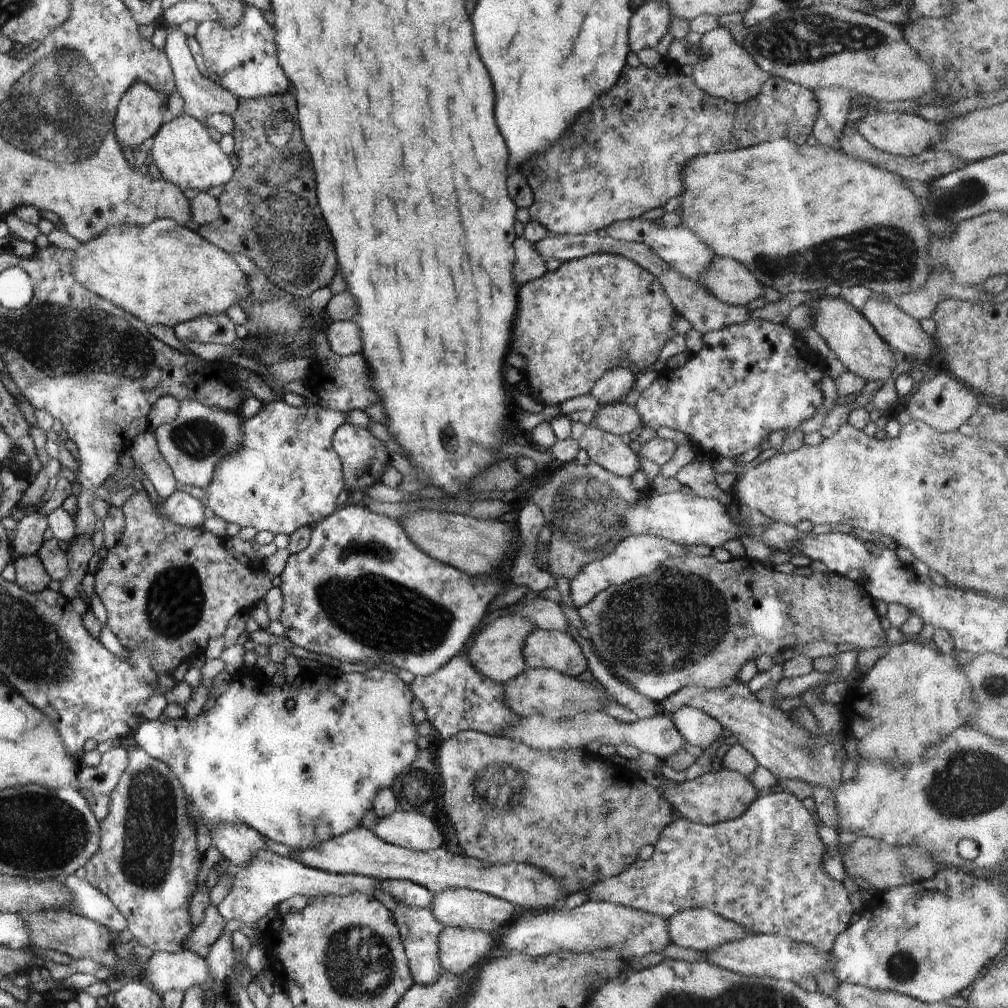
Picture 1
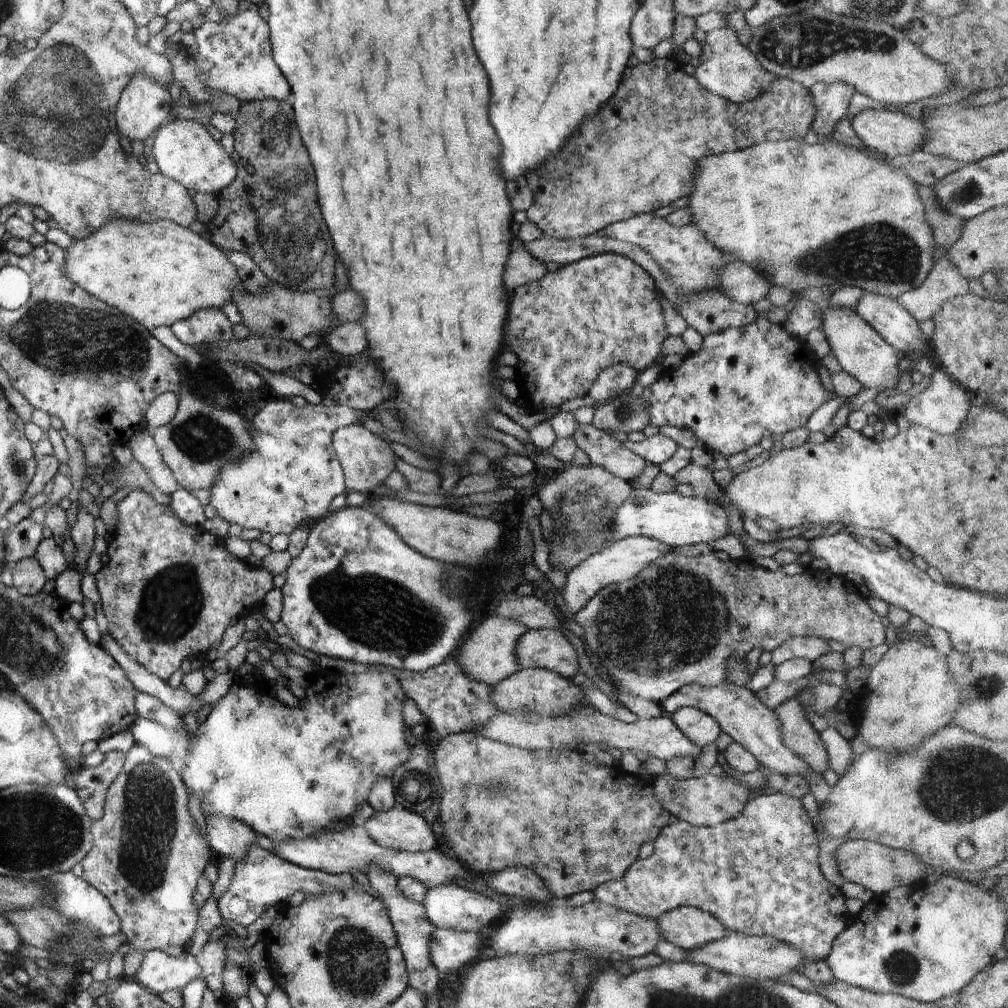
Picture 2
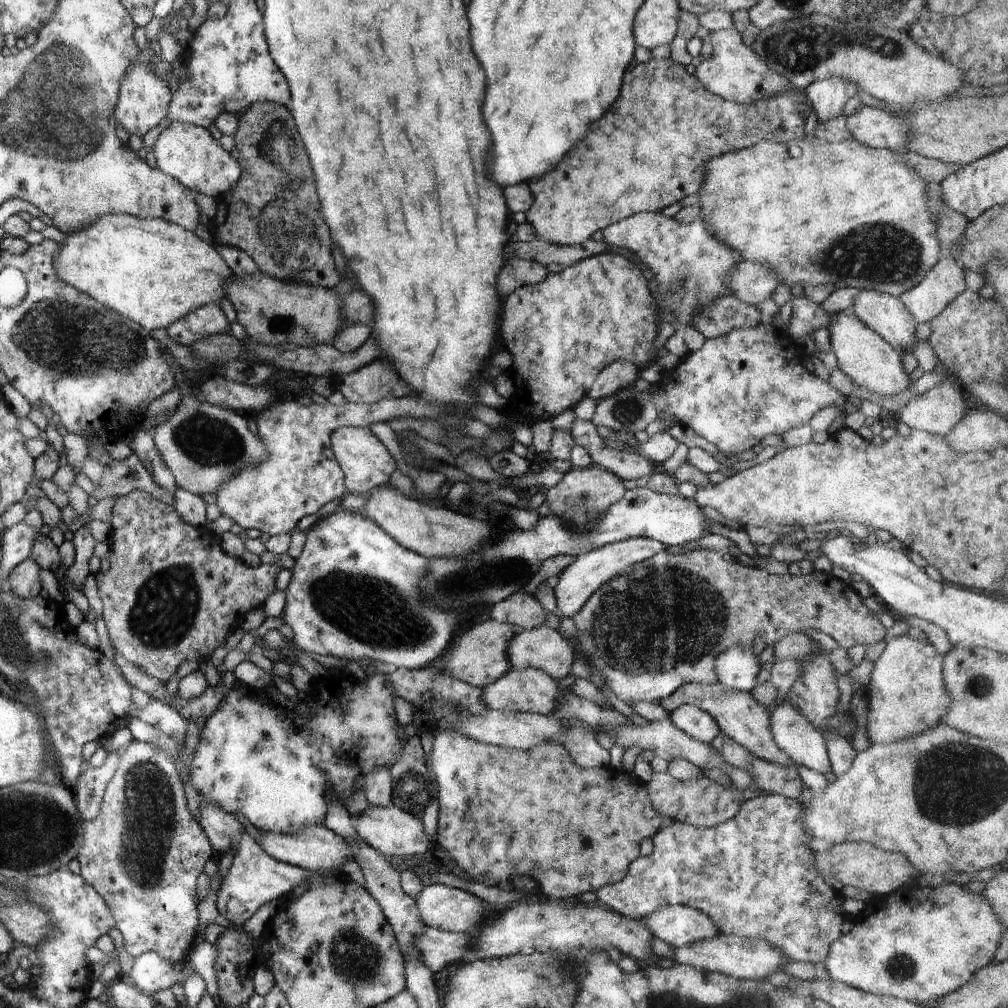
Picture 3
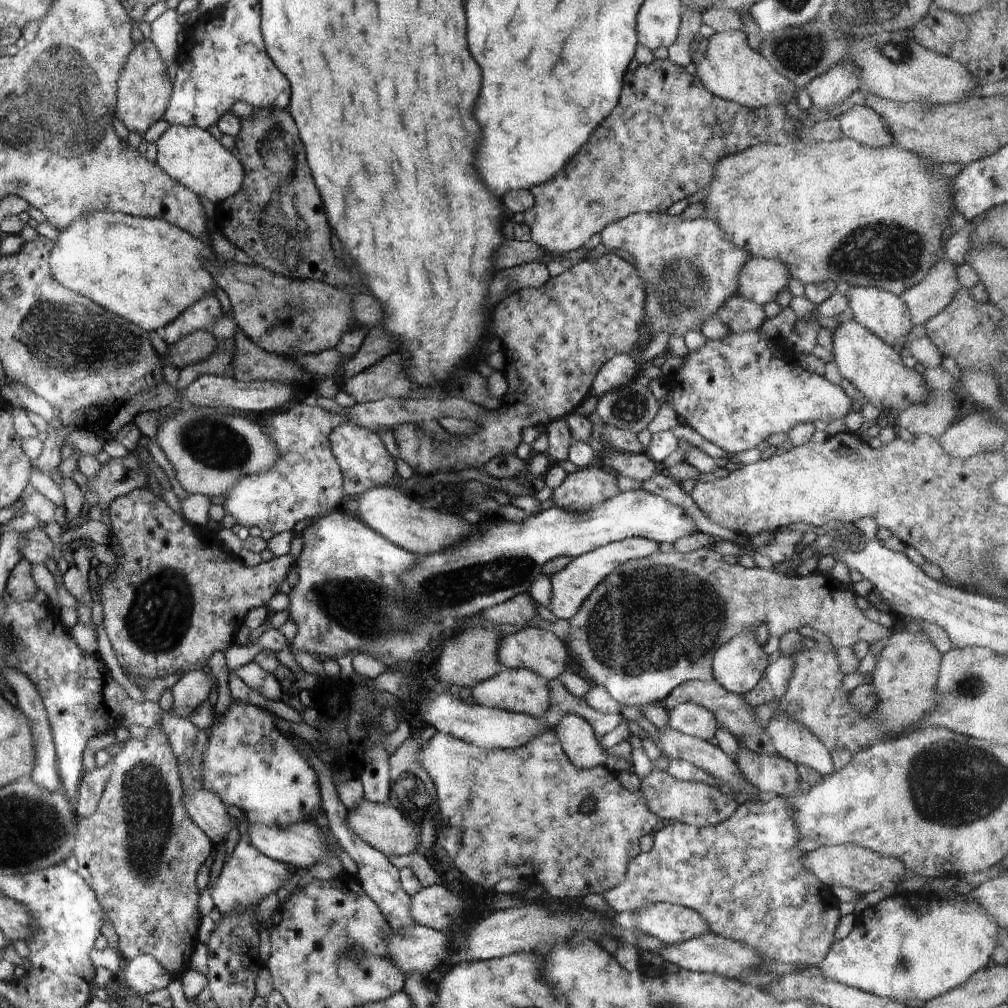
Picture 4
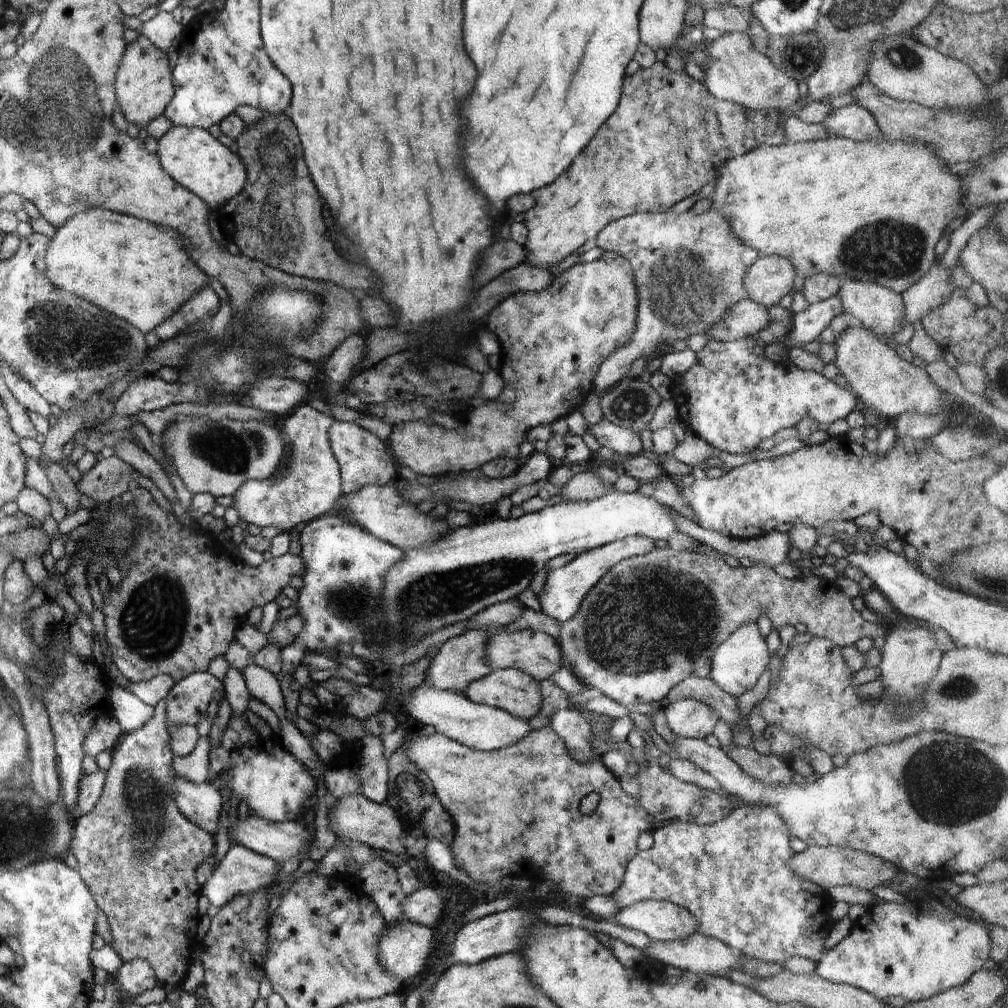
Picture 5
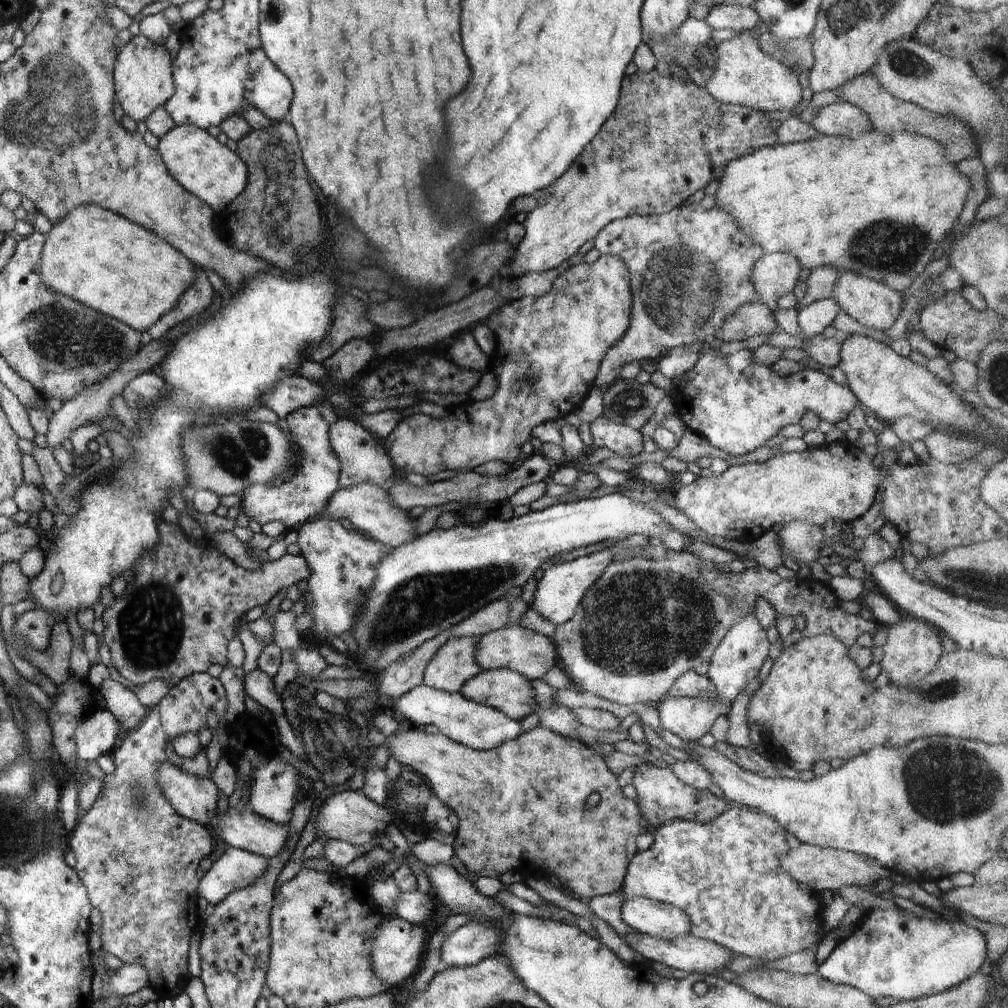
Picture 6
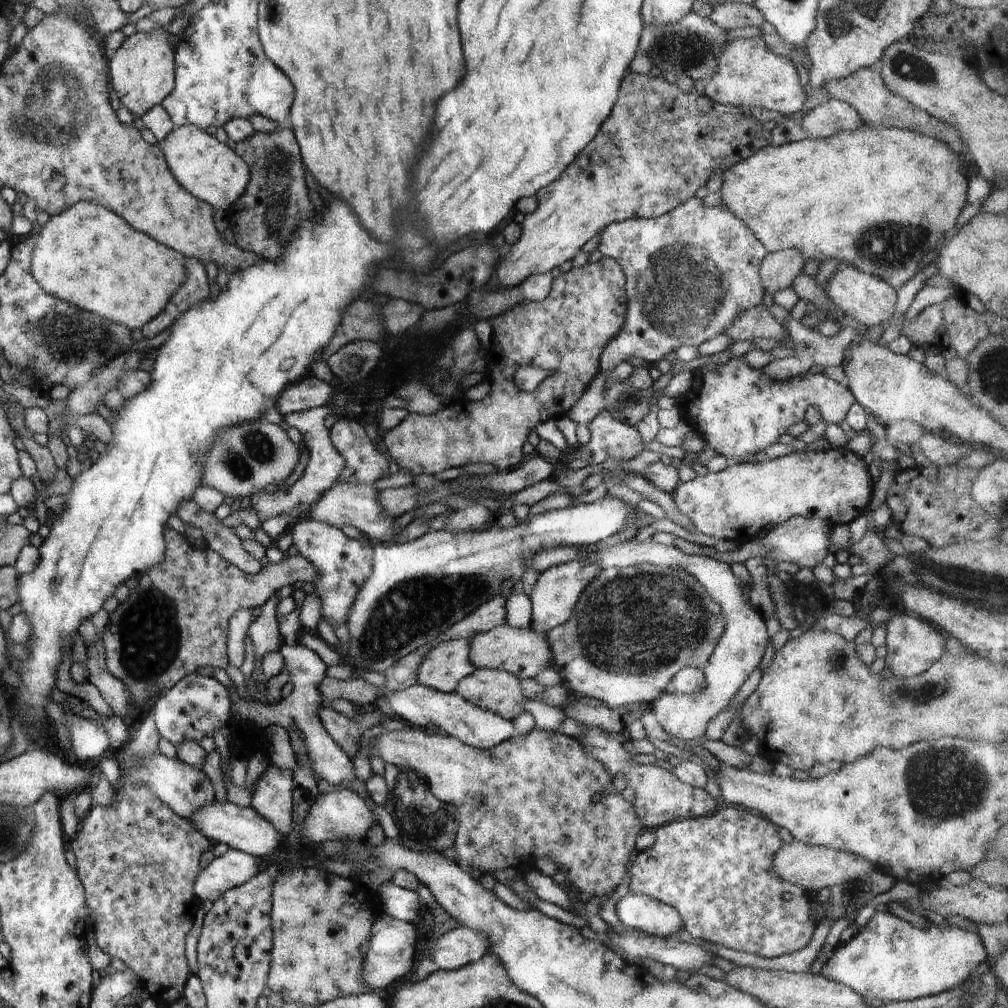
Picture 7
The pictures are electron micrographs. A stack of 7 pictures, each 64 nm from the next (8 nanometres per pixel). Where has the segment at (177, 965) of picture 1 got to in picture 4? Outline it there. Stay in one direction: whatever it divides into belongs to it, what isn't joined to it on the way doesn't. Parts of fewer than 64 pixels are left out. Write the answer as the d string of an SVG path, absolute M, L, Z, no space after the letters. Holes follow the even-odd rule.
M147 953L135 956L117 974L117 981L140 998L160 988L166 988L173 979L173 975L168 974L158 960Z

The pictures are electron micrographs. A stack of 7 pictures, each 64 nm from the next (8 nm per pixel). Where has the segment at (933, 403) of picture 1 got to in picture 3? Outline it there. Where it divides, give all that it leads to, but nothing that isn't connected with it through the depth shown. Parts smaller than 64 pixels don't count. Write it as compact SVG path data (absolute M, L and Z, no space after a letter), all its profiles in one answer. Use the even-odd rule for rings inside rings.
M941 365L936 369L936 374L942 378L938 386L930 388L921 395L917 395L909 401L906 406L897 413L897 419L904 422L911 430L924 430L928 433L945 437L948 432L956 428L956 424L965 417L966 393L964 389L954 388L948 379L945 379Z

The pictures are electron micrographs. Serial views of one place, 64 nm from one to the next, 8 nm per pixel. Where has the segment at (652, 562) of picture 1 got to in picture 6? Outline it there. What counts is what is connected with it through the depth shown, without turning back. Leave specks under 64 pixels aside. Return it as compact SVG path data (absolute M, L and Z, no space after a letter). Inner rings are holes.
M642 534L630 535L624 539L619 539L618 542L611 547L578 557L570 562L545 565L544 575L540 580L537 580L537 589L531 608L536 610L542 618L550 620L550 622L553 622L555 625L564 624L564 622L570 620L572 616L576 614L580 600L582 600L584 594L588 592L588 588L602 576L604 570L616 561L616 558L618 558L622 552L632 552L632 550L636 550L636 548L646 548L648 543L647 536L642 536Z

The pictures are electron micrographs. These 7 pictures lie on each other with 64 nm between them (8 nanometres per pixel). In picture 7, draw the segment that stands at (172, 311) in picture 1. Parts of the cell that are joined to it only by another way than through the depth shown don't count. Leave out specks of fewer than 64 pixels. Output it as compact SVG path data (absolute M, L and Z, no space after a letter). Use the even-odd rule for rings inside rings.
M92 201L77 202L66 212L51 216L37 236L32 276L44 292L130 330L156 318L186 280L181 252L132 228L118 213Z

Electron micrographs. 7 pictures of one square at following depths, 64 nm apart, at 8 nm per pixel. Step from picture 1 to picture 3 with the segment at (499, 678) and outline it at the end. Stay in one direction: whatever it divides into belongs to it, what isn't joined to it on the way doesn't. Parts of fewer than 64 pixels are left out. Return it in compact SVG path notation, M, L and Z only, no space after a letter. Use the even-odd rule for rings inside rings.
M489 619L480 624L472 626L468 632L460 634L458 642L447 650L442 664L454 678L461 682L472 684L472 686L488 686L496 682L503 674L512 670L512 662L508 660L508 644L519 629L508 622L498 622Z

